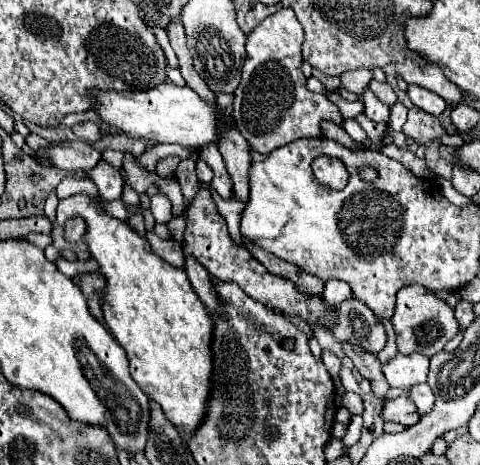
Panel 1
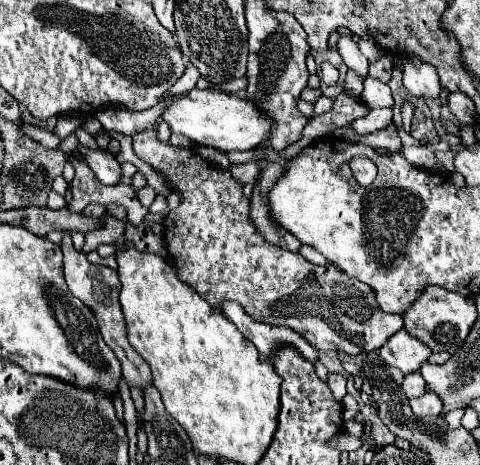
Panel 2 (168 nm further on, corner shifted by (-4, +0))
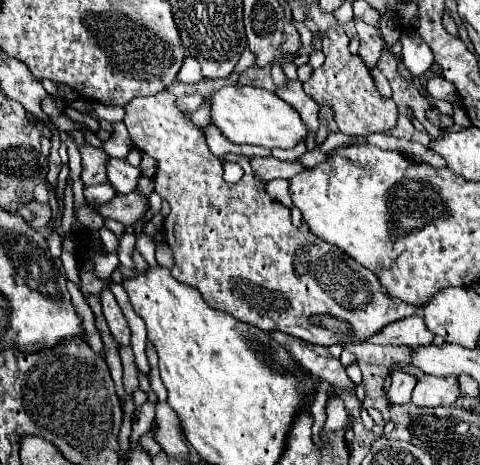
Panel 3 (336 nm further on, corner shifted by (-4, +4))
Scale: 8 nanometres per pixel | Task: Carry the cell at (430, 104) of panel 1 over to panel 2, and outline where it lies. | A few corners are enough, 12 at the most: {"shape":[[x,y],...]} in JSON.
{"shape":[[402,56],[402,84],[412,96],[438,98],[436,70]]}

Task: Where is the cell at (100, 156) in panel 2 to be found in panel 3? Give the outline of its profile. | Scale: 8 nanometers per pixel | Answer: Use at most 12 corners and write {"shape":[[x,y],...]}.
{"shape":[[108,158],[108,182],[118,194],[134,192],[140,168]]}

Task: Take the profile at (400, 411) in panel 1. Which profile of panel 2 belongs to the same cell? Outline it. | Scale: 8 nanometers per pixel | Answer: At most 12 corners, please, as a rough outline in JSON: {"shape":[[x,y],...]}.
{"shape":[[434,392],[412,398],[416,416],[438,416],[442,400]]}

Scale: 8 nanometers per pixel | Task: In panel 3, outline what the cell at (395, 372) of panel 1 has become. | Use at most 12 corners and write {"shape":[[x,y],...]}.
{"shape":[[420,314],[392,322],[372,344],[410,350],[432,344]]}

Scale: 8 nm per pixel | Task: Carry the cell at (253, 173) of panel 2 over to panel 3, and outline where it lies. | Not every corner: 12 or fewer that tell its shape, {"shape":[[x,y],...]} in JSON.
{"shape":[[250,158],[254,176],[264,184],[292,178],[304,168],[278,158]]}

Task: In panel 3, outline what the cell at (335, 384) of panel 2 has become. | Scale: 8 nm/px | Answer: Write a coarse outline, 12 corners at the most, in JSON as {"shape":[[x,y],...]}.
{"shape":[[336,394],[326,406],[328,432],[348,422],[342,396]]}

